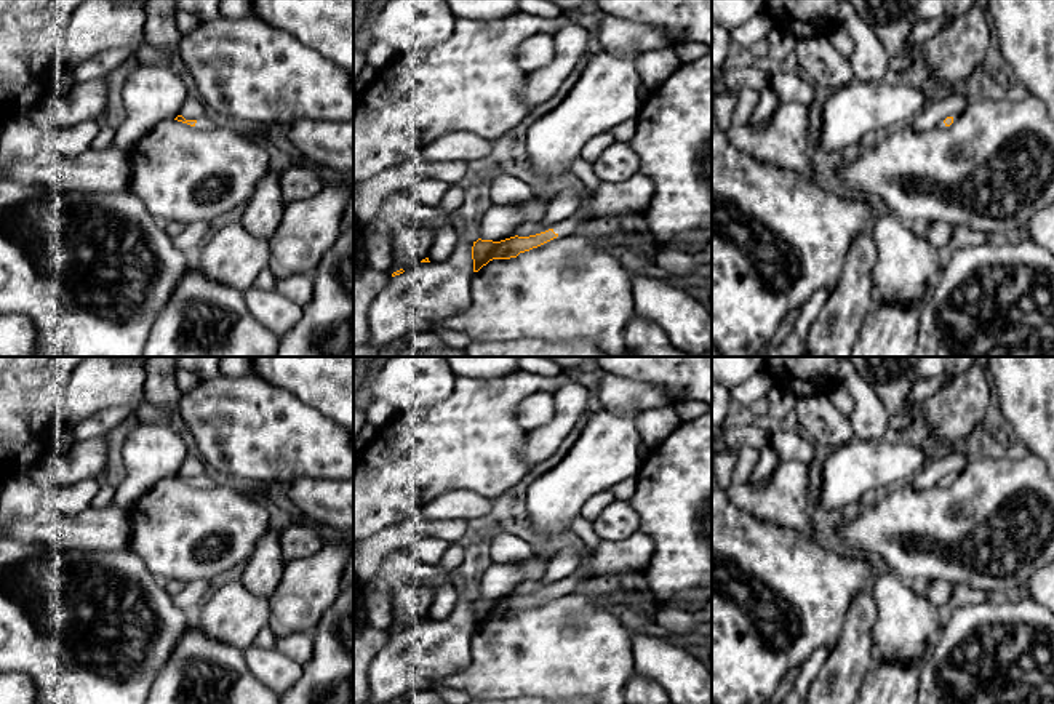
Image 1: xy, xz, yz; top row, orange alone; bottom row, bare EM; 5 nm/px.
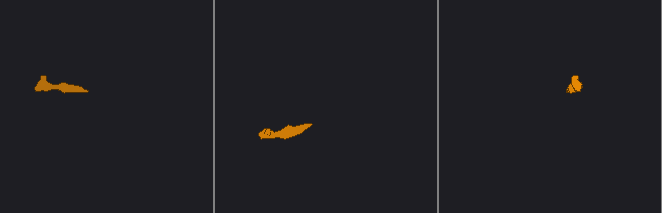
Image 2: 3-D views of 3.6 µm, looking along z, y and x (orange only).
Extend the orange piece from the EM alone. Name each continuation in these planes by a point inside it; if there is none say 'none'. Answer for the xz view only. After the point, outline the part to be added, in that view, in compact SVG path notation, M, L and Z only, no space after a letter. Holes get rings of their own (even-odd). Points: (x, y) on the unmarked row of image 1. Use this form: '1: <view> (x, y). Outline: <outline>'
1: xz (630, 559). Outline: M638 531L625 541L600 542L582 562L581 568L569 578L557 582L553 590L569 594L581 584L597 576L643 576L654 554L654 541L651 536Z

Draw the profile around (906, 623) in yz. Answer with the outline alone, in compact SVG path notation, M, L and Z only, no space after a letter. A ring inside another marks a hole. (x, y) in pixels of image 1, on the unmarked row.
M884 568L872 582L876 605L873 659L910 662L923 656L944 626L944 611Z

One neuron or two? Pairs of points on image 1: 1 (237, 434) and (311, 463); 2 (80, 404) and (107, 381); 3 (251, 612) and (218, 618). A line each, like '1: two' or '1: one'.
1: one
2: one
3: one

